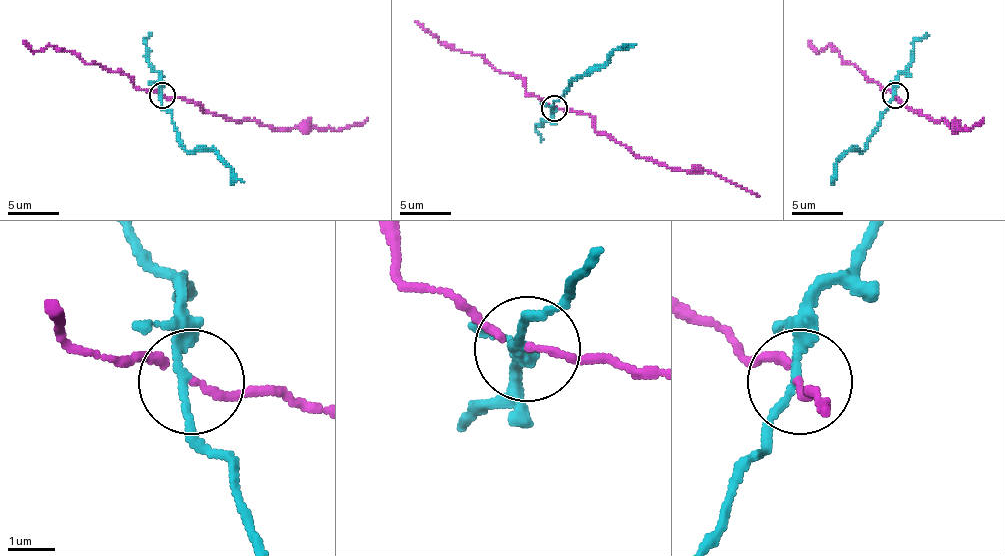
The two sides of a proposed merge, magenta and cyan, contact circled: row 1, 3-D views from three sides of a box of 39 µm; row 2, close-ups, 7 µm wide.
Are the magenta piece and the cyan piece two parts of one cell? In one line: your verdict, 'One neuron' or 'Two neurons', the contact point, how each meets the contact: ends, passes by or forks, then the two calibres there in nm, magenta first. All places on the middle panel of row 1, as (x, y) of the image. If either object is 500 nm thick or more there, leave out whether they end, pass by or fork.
Two neurons. Place: (554, 108). At the ring magenta passes by. At the ring cyan passes by. Thickness 110 nm (magenta) against 160 nm

